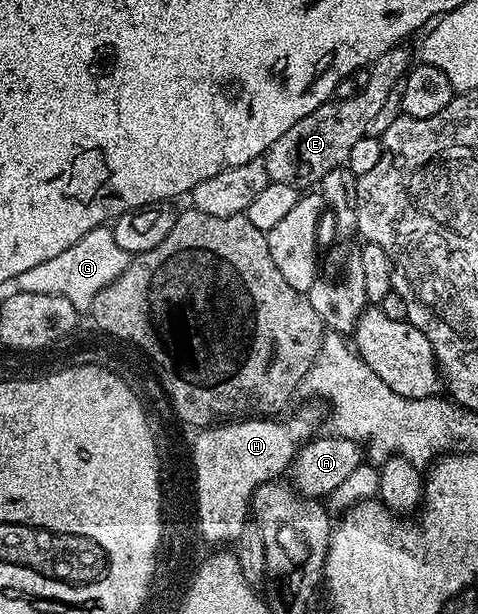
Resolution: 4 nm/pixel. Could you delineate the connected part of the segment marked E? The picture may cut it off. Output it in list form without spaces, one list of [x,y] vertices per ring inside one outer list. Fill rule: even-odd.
[[[403,43],[397,44],[377,58],[370,66],[369,81],[359,94],[344,101],[326,101],[317,107],[317,111],[305,115],[305,119],[289,127],[289,131],[285,131],[285,135],[281,135],[281,139],[277,139],[277,143],[267,149],[265,164],[268,178],[271,181],[289,181],[299,187],[311,187],[319,183],[329,171],[346,166],[349,151],[353,151],[358,140],[367,136],[369,123],[373,123],[389,91],[393,91],[393,87],[400,84],[412,68],[413,60],[407,47]]]

